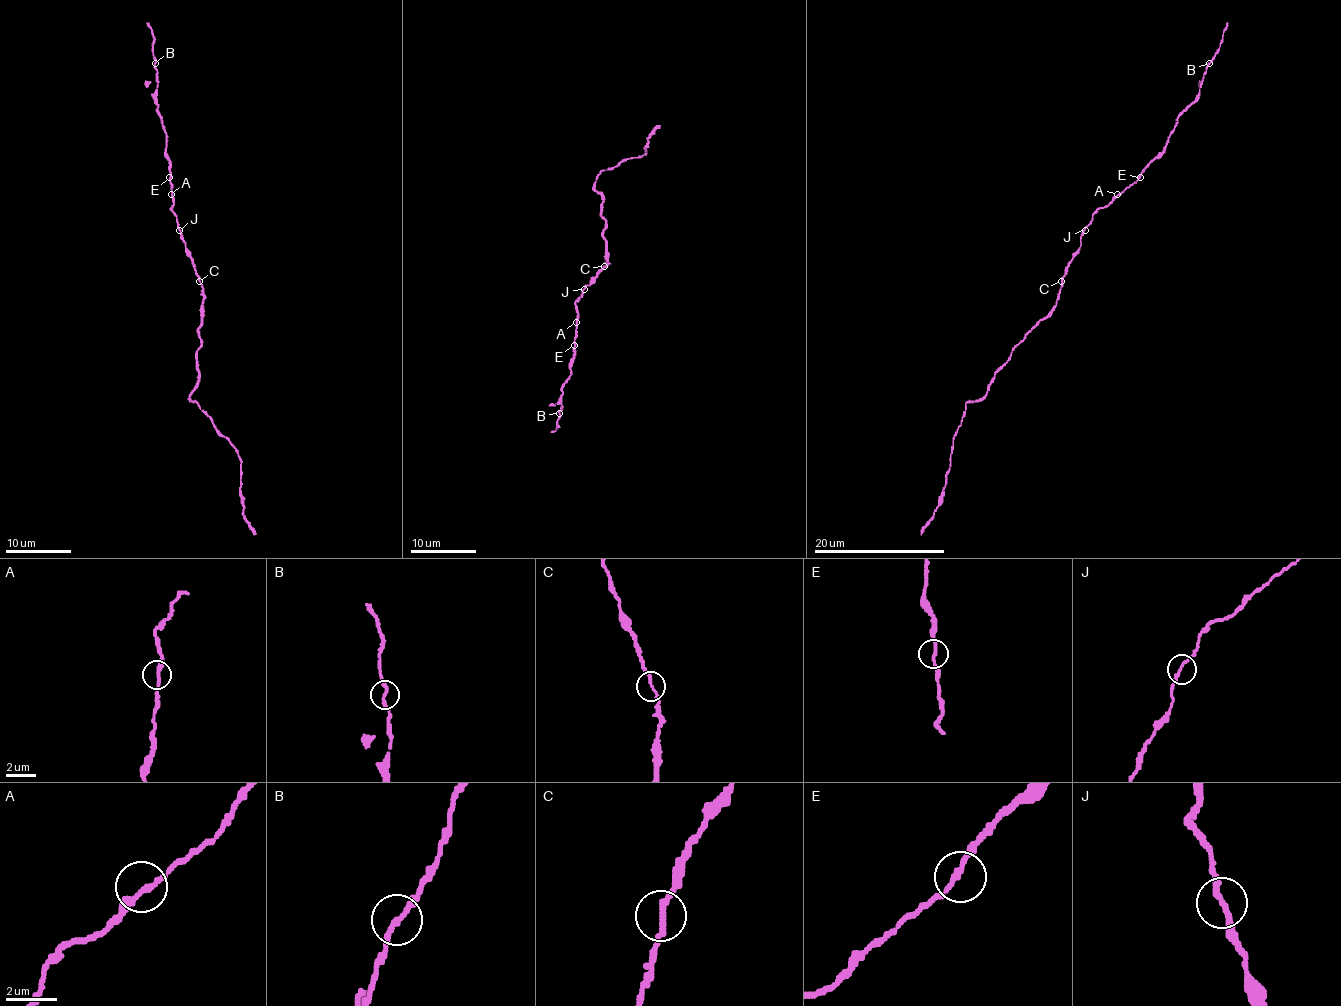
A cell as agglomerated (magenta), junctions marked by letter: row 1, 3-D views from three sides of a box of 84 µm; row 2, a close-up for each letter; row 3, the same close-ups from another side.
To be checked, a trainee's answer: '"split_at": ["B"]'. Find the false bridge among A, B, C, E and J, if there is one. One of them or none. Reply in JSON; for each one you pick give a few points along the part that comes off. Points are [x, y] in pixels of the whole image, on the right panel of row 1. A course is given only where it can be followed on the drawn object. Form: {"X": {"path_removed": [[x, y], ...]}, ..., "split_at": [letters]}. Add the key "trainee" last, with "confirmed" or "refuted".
{"split_at": [], "trainee": "refuted"}

